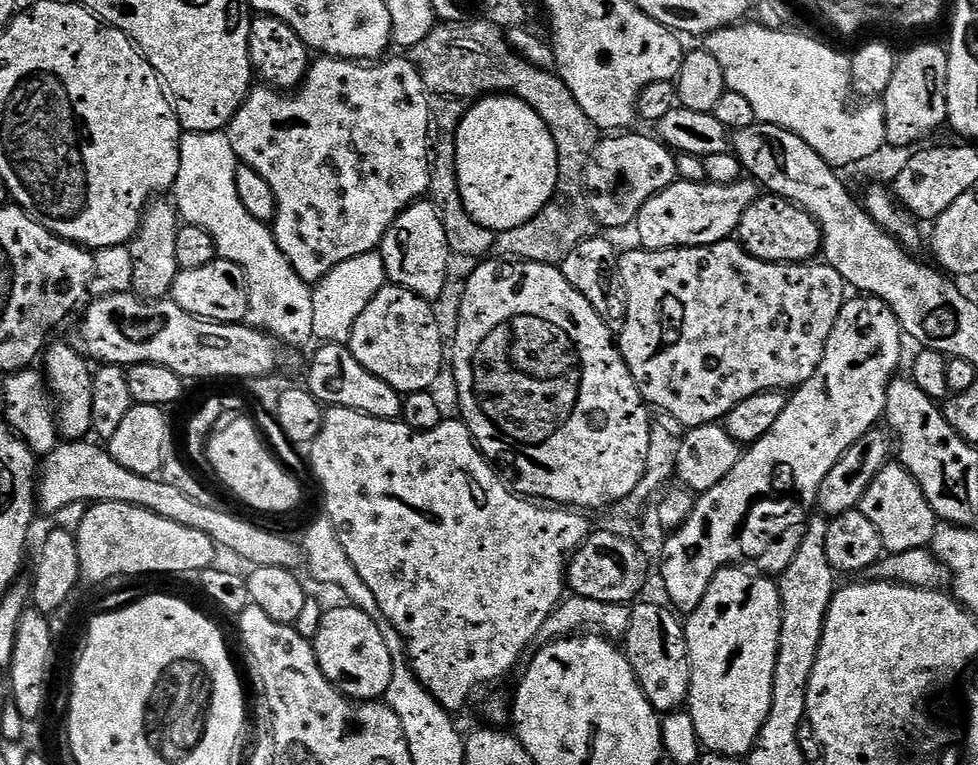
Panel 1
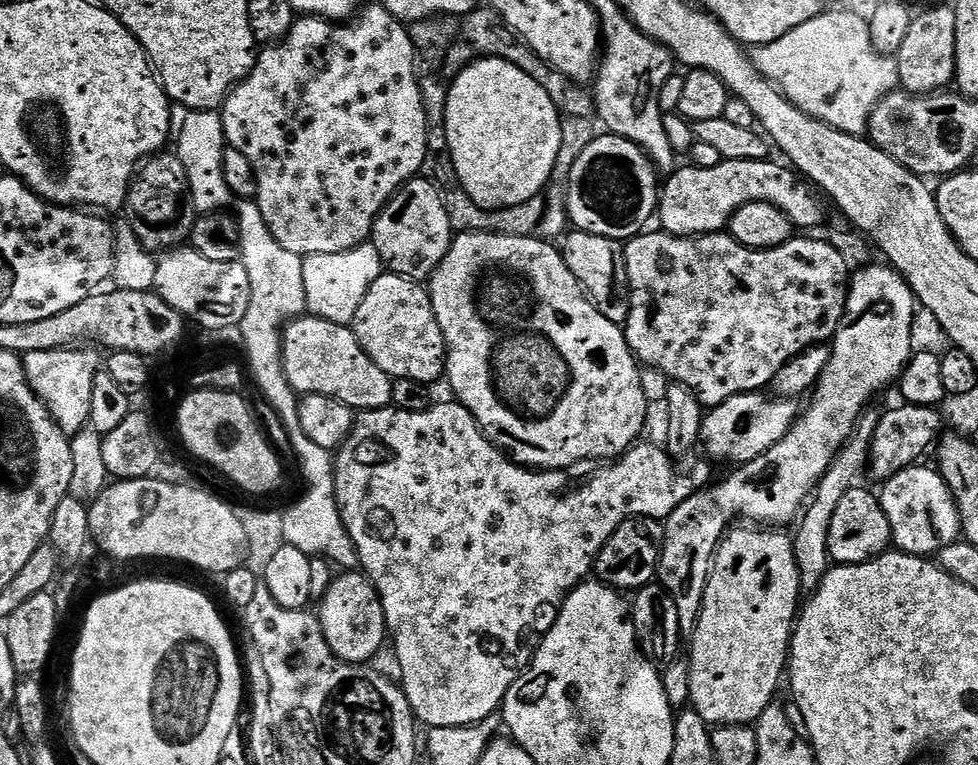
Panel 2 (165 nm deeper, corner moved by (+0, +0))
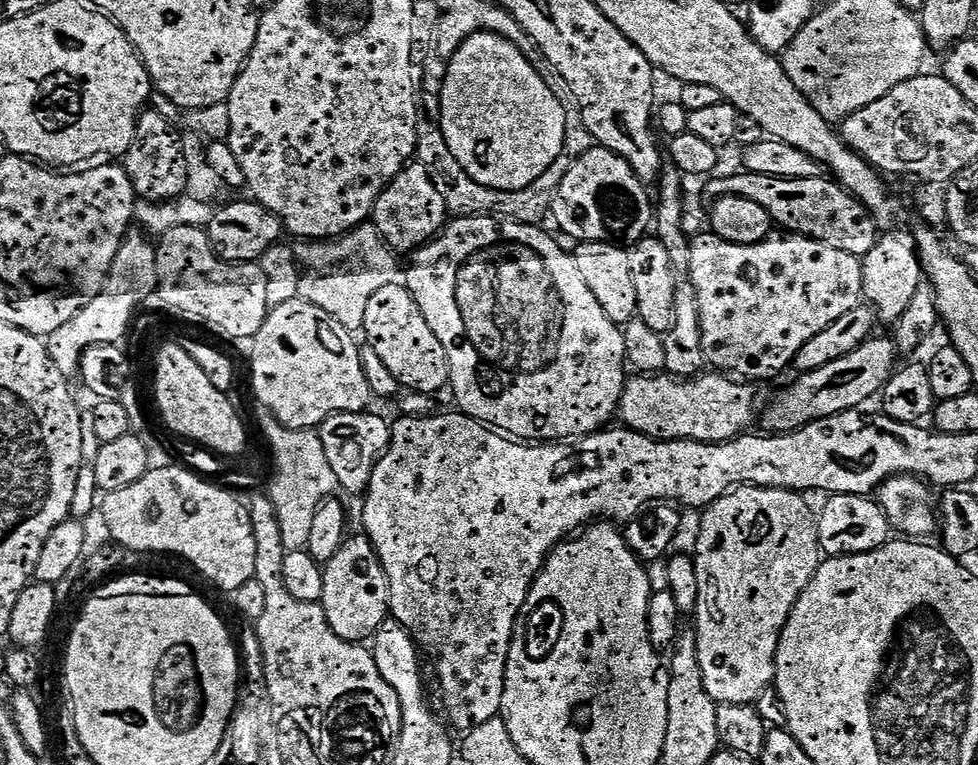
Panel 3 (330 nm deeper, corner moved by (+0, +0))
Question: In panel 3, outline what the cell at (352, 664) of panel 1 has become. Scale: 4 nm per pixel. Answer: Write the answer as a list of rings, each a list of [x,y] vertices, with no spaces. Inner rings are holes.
[[[363,534],[349,535],[343,541],[337,553],[330,558],[328,564],[323,565],[324,585],[322,586],[322,598],[319,603],[324,606],[324,613],[338,638],[353,642],[368,642],[376,635],[384,620],[389,619],[388,610],[388,579],[384,573],[384,567],[380,564],[380,558],[368,537]]]

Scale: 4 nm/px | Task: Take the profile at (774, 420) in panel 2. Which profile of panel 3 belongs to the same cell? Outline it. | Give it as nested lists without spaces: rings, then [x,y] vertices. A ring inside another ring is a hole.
[[[869,338],[859,344],[846,358],[830,362],[813,372],[799,373],[789,388],[784,388],[776,396],[772,409],[764,416],[764,424],[769,433],[793,432],[810,422],[830,418],[839,412],[859,409],[872,395],[879,393],[897,367],[898,349],[895,339],[876,340]]]

